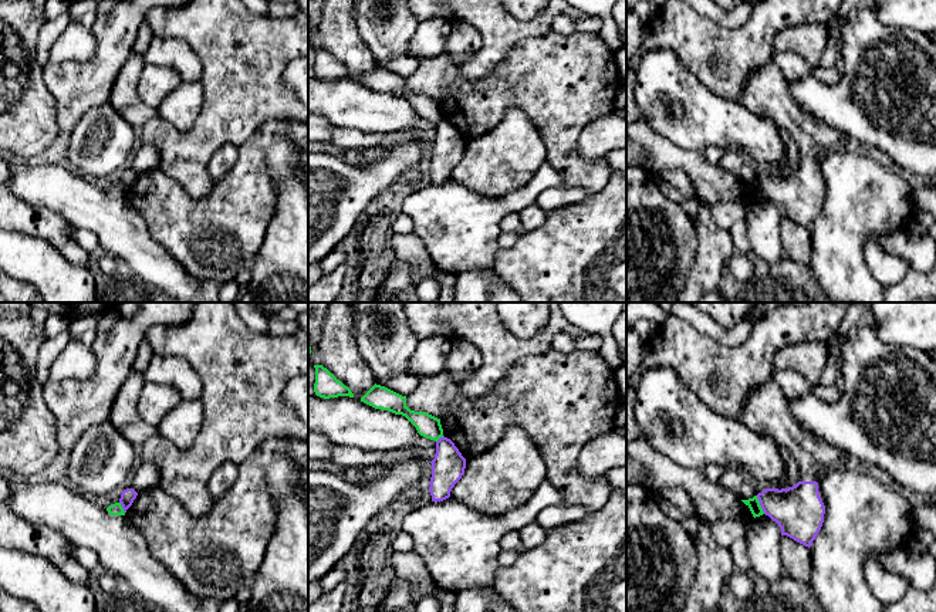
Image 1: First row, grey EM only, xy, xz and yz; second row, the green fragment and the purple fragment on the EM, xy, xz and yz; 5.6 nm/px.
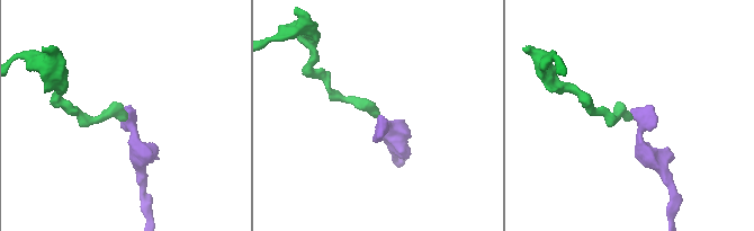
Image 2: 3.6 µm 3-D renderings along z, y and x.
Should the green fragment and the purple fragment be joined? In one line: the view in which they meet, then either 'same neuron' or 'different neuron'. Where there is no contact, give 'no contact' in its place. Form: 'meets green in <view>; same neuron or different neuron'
meets green in yz; different neuron

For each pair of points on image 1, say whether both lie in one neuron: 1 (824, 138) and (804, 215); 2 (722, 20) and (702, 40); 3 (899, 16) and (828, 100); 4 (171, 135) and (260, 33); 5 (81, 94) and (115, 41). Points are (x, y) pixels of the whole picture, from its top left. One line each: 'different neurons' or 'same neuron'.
1: same neuron
2: different neurons
3: different neurons
4: same neuron
5: same neuron

